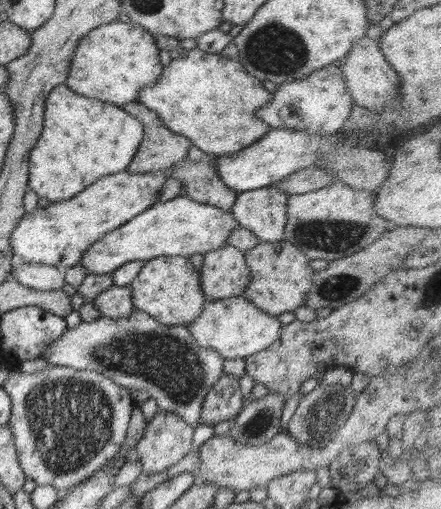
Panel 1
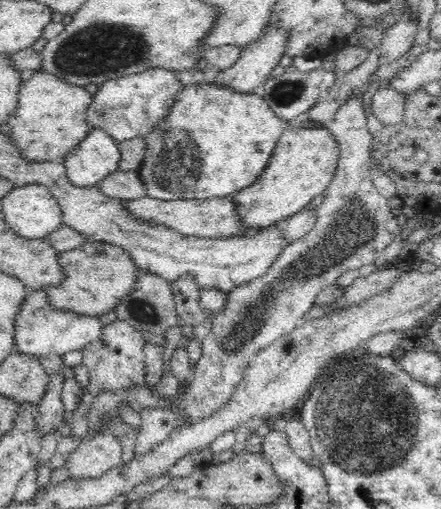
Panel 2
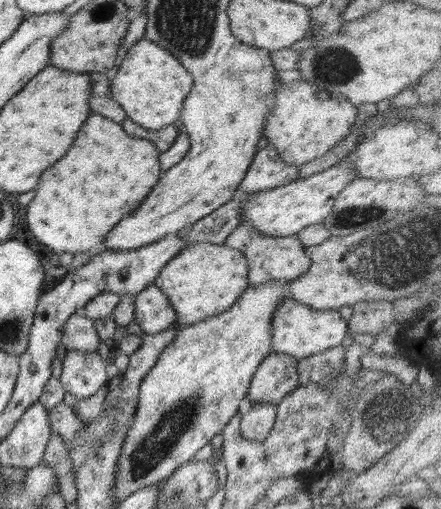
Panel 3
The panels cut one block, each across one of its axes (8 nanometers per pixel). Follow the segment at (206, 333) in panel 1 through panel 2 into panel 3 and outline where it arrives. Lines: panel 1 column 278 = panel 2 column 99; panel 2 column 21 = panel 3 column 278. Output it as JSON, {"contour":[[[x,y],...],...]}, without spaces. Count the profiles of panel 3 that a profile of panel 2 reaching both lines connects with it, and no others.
{"contour":[[[290,289],[286,292],[286,298],[276,306],[270,332],[273,352],[290,354],[297,359],[340,346],[346,334],[349,334],[348,323],[340,316],[338,310],[318,310],[299,303],[291,297]]]}

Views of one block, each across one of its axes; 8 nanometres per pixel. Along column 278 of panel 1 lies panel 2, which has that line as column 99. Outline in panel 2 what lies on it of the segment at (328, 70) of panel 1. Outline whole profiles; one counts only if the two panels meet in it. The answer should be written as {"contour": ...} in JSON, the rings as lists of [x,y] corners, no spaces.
{"contour":[[[148,69],[103,82],[87,106],[86,120],[92,128],[105,130],[118,141],[143,137],[170,112],[175,96],[183,86],[174,71],[165,69]]]}

